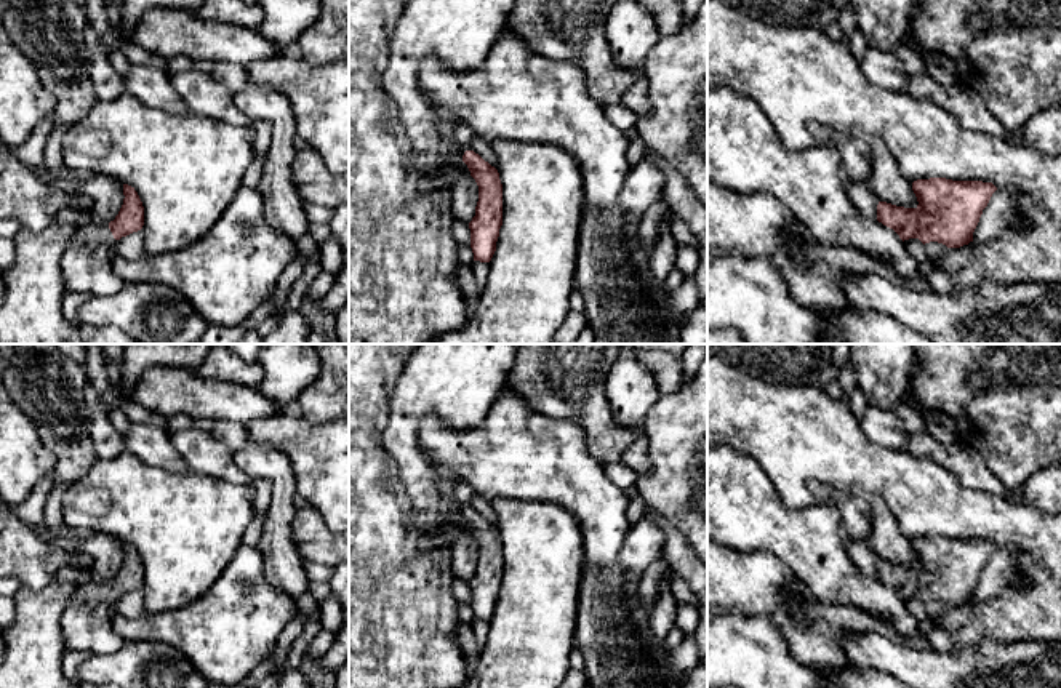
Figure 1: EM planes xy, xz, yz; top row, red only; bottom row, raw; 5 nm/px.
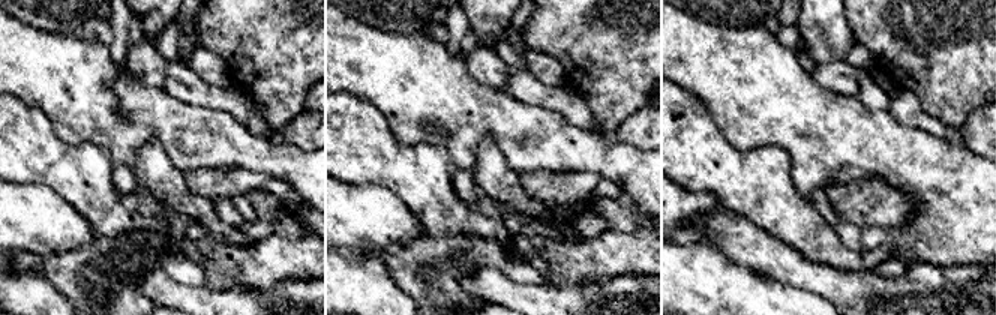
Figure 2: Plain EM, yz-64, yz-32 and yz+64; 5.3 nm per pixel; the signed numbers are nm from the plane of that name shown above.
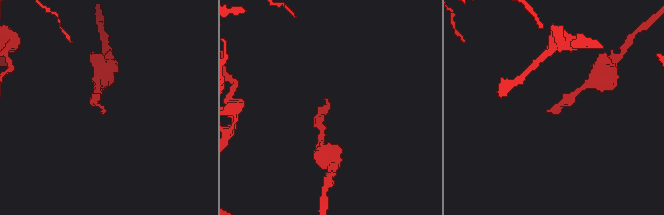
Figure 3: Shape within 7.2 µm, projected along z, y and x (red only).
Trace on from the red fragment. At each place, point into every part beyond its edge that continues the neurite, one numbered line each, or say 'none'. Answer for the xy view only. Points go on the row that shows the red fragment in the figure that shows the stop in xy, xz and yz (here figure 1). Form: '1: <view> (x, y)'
1: xy (87, 268)

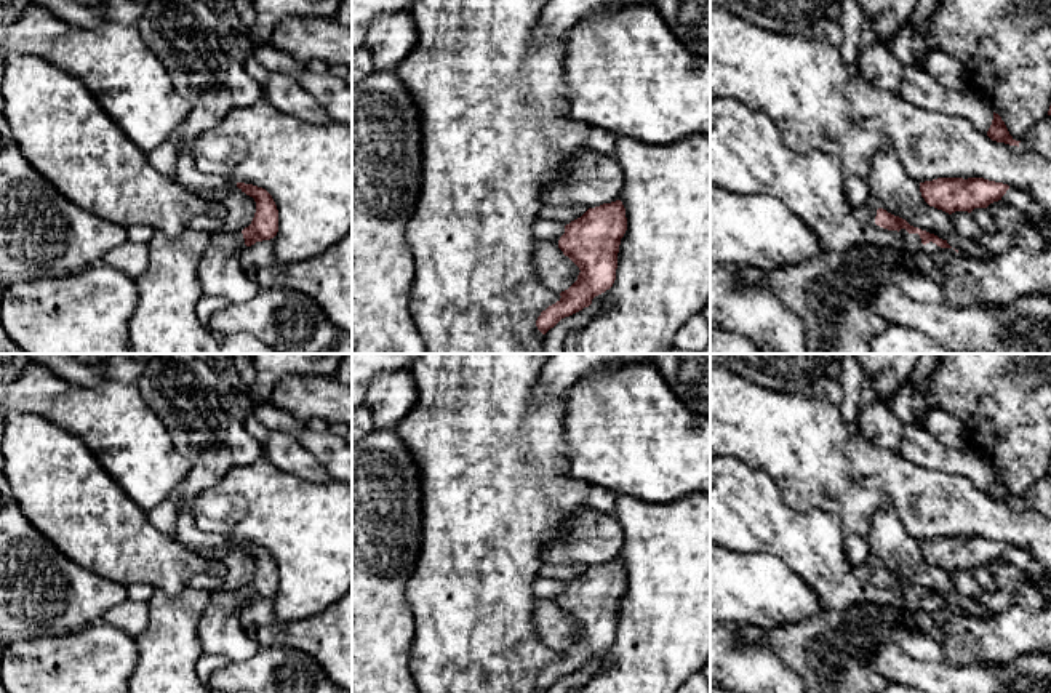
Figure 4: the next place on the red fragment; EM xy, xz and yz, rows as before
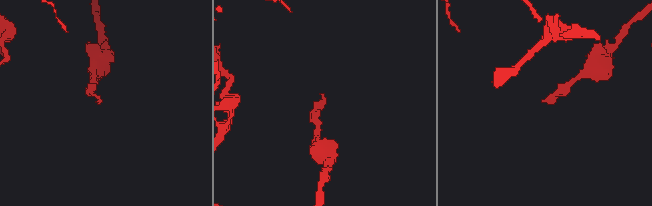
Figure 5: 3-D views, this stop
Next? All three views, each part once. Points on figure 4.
1: yz (827, 293)

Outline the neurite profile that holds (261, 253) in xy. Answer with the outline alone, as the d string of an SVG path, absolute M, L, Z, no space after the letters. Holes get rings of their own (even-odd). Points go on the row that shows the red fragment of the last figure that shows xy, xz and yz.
M274 238L256 242L246 246L240 258L243 270L250 267L266 267L275 264Z

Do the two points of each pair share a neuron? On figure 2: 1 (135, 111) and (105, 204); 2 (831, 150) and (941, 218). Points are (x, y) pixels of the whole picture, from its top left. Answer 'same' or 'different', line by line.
1: different
2: same

